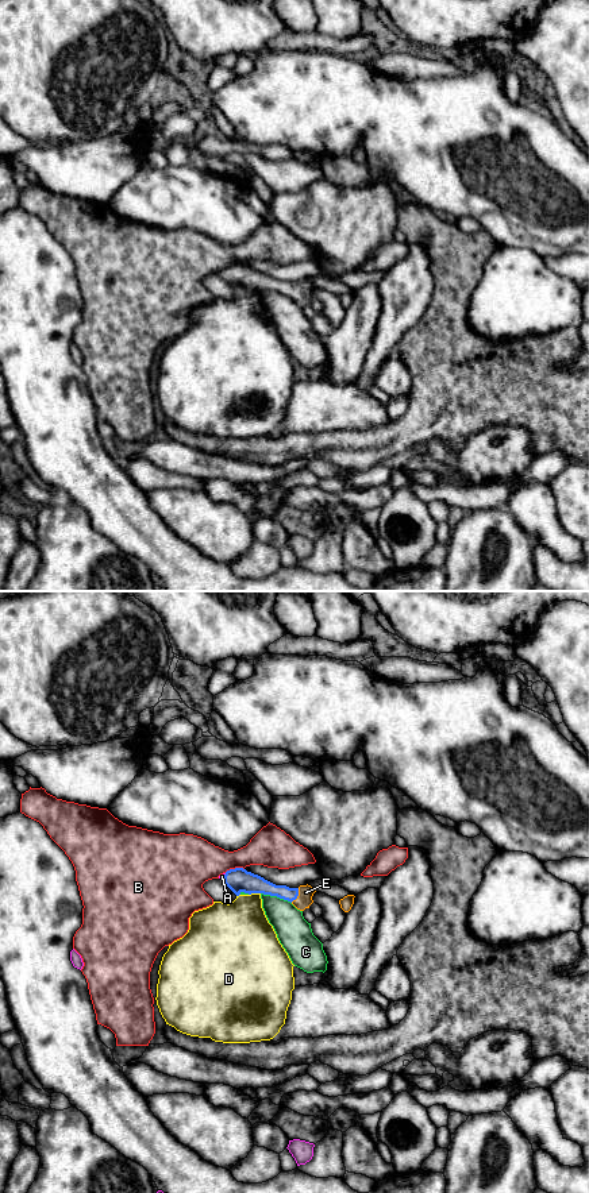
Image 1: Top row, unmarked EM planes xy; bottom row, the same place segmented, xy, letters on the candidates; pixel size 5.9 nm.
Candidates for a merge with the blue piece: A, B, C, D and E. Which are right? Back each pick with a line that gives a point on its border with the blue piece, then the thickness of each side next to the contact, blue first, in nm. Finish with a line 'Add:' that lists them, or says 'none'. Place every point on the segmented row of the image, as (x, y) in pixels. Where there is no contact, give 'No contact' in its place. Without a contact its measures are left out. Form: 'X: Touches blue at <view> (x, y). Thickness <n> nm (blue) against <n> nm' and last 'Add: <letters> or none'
E: Touches blue at xy (297, 895). Thickness 110 nm (blue) against 90 nm
Add: E

